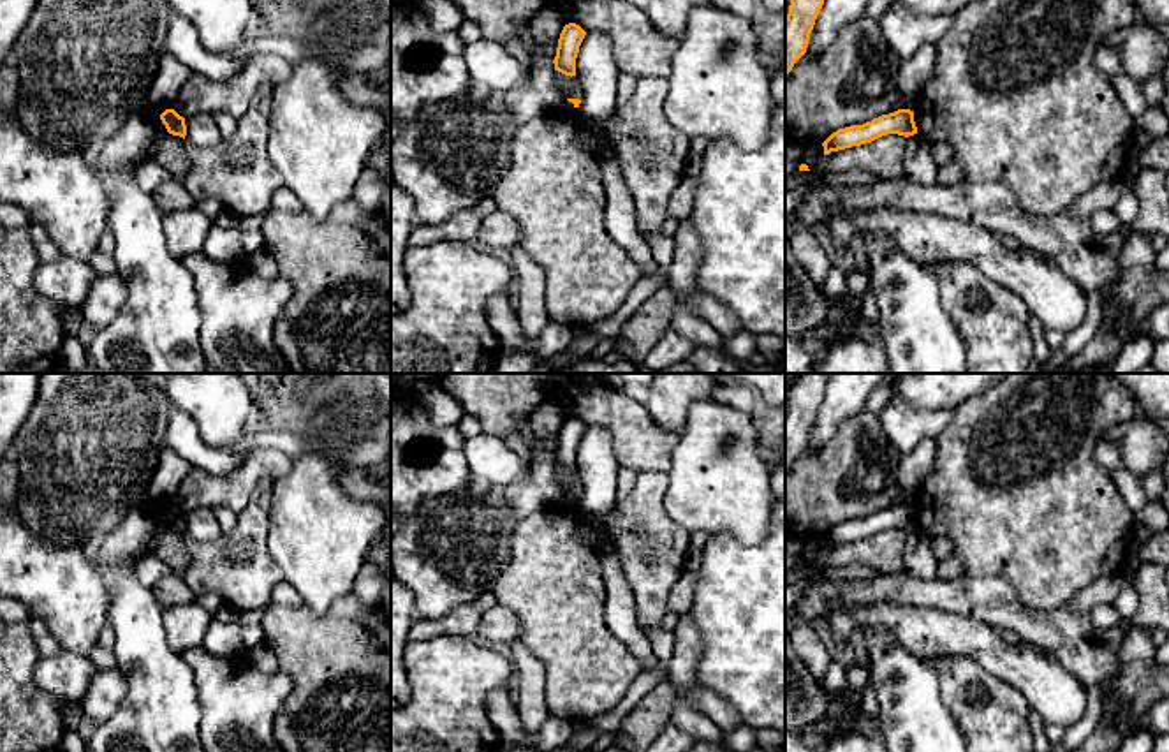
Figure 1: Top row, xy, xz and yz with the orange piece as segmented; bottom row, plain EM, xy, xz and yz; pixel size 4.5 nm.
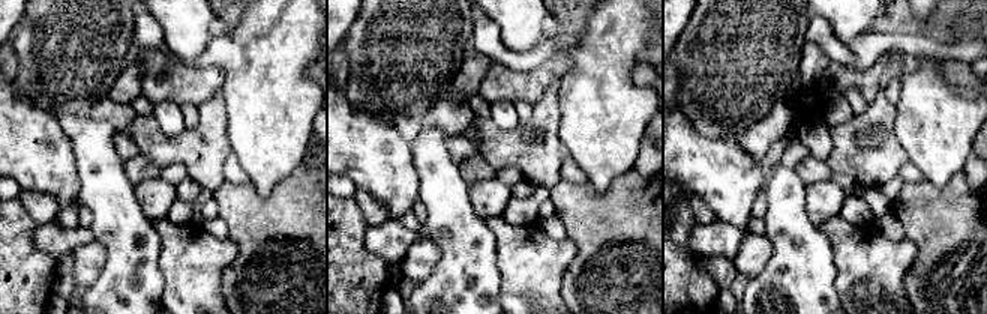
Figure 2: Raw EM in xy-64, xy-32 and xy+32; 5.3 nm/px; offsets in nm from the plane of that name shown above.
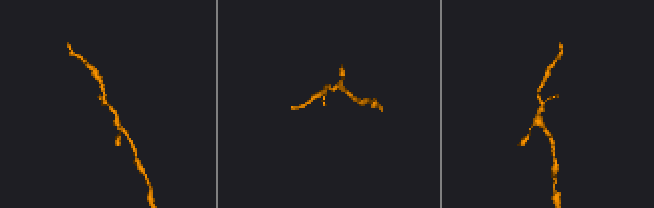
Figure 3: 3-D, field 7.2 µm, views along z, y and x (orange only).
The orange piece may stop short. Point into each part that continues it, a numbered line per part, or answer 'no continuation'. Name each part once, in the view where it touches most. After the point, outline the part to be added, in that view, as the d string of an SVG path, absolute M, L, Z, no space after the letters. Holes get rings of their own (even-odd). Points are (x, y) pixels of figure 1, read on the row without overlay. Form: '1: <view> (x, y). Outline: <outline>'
no continuation

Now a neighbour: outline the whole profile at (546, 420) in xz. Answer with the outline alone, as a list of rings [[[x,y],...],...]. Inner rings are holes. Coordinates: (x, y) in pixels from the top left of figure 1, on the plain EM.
[[[542,402],[532,414],[530,414],[530,428],[535,437],[544,440],[558,442],[558,433],[563,424],[563,416],[560,407],[555,402]]]

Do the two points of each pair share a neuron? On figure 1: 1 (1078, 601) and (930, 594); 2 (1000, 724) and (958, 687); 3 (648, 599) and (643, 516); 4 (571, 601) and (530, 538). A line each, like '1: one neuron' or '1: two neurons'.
1: one neuron
2: one neuron
3: one neuron
4: one neuron

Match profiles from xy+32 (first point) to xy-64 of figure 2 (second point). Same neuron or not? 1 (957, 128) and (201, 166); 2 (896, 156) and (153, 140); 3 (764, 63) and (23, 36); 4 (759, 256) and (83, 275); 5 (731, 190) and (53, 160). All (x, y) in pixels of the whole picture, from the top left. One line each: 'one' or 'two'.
1: two
2: one
3: one
4: one
5: one

